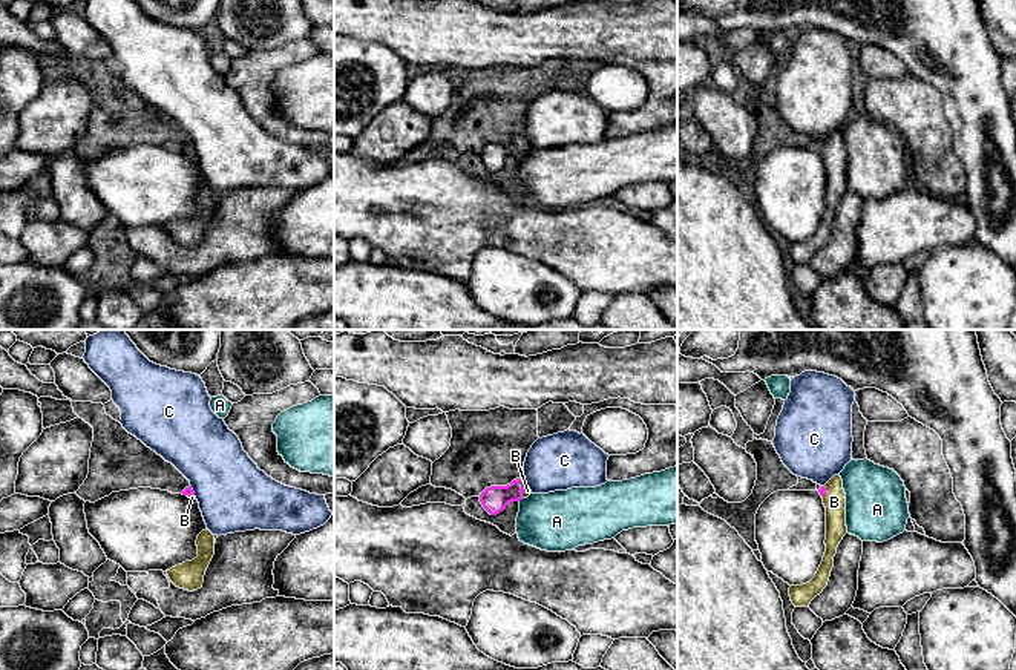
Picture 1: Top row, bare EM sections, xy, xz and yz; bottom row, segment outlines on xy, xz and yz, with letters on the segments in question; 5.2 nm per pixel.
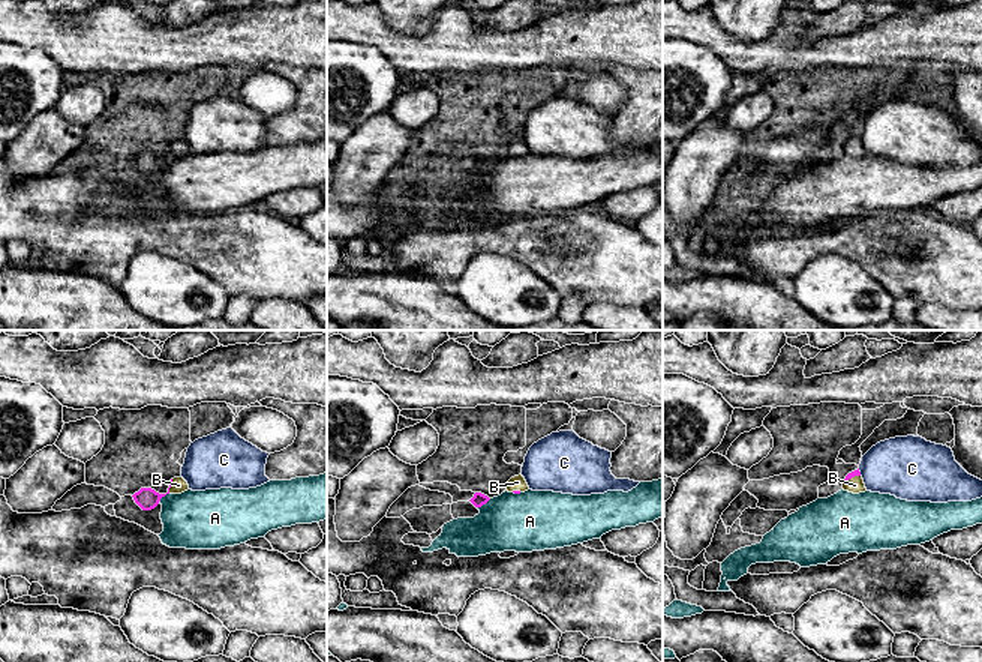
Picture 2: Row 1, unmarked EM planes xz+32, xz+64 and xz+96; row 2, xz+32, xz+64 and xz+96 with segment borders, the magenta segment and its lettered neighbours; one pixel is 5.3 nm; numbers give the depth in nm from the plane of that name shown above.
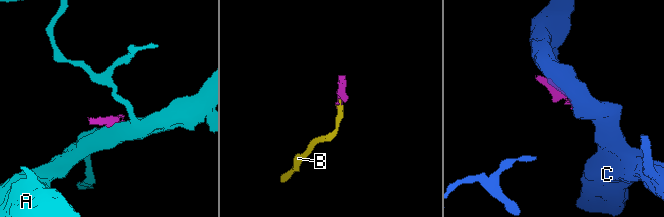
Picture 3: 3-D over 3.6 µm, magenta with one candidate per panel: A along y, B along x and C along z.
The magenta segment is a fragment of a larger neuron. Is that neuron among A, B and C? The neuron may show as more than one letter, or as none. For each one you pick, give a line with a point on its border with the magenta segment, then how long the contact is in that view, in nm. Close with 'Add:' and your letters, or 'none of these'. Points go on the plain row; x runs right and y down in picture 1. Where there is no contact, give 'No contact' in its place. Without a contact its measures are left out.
B: Touches magenta at yz (826, 149). Shared border 60 nm
Add: B

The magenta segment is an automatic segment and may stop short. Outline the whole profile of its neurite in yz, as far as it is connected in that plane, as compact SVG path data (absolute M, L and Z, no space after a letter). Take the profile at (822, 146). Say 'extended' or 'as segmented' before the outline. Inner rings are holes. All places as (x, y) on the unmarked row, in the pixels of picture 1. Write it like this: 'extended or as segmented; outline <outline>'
extended; outline M834 132L818 149L826 164L826 209L815 233L809 239L789 244L789 253L795 264L809 264L811 258L828 242L837 204L847 190L846 150L841 133Z

